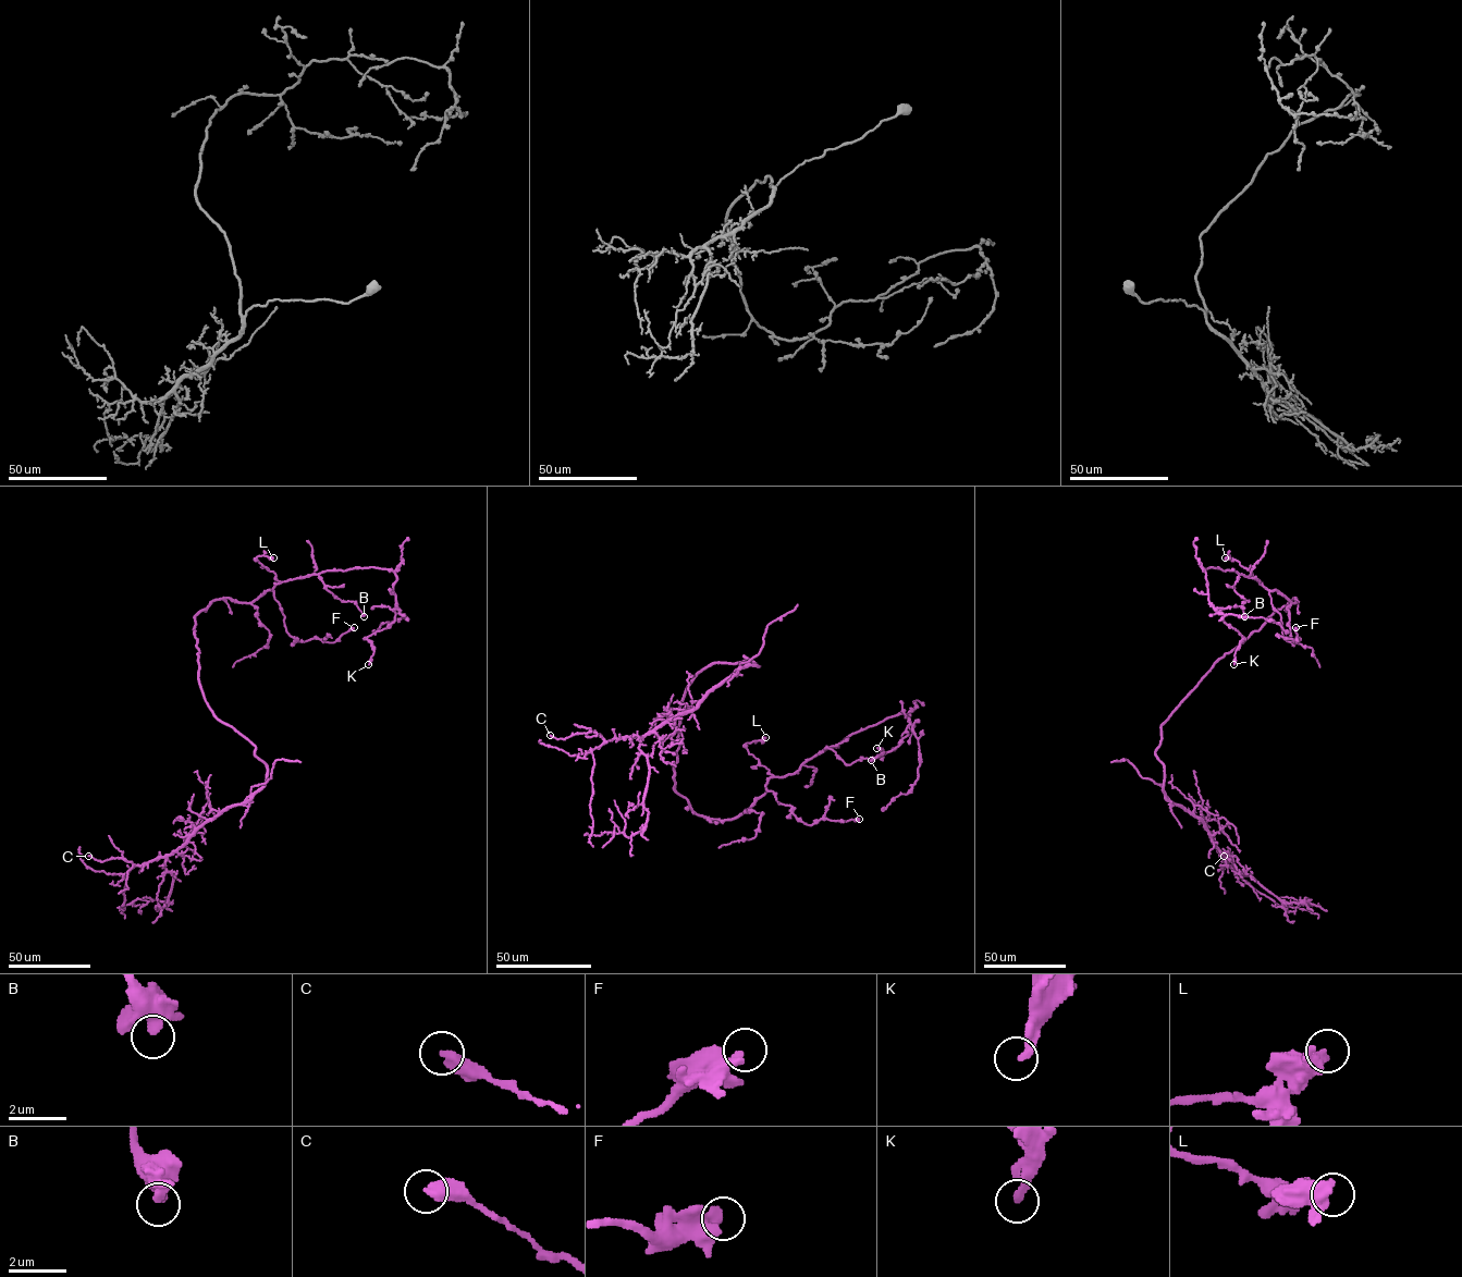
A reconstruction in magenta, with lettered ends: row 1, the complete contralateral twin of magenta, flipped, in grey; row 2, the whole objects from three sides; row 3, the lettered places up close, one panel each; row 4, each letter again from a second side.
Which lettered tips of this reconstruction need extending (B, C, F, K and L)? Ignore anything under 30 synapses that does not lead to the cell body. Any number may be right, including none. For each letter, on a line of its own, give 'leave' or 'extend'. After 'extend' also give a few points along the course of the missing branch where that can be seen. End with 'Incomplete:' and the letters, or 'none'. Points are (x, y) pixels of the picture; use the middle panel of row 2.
B: leave
C: leave
F: leave
K: leave
L: leave
Incomplete: none

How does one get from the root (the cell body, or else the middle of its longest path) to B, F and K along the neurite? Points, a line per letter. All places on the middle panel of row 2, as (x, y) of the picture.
B: (678, 727), (674, 789), (710, 819), (740, 815), (770, 777), (794, 773), (826, 747), (845, 764), (871, 760)
F: (678, 727), (674, 789), (697, 813), (735, 819), (766, 788), (808, 824), (822, 819), (859, 819)
K: (678, 727), (674, 789), (721, 820), (770, 777), (909, 714), (899, 745), (874, 758), (876, 748)

